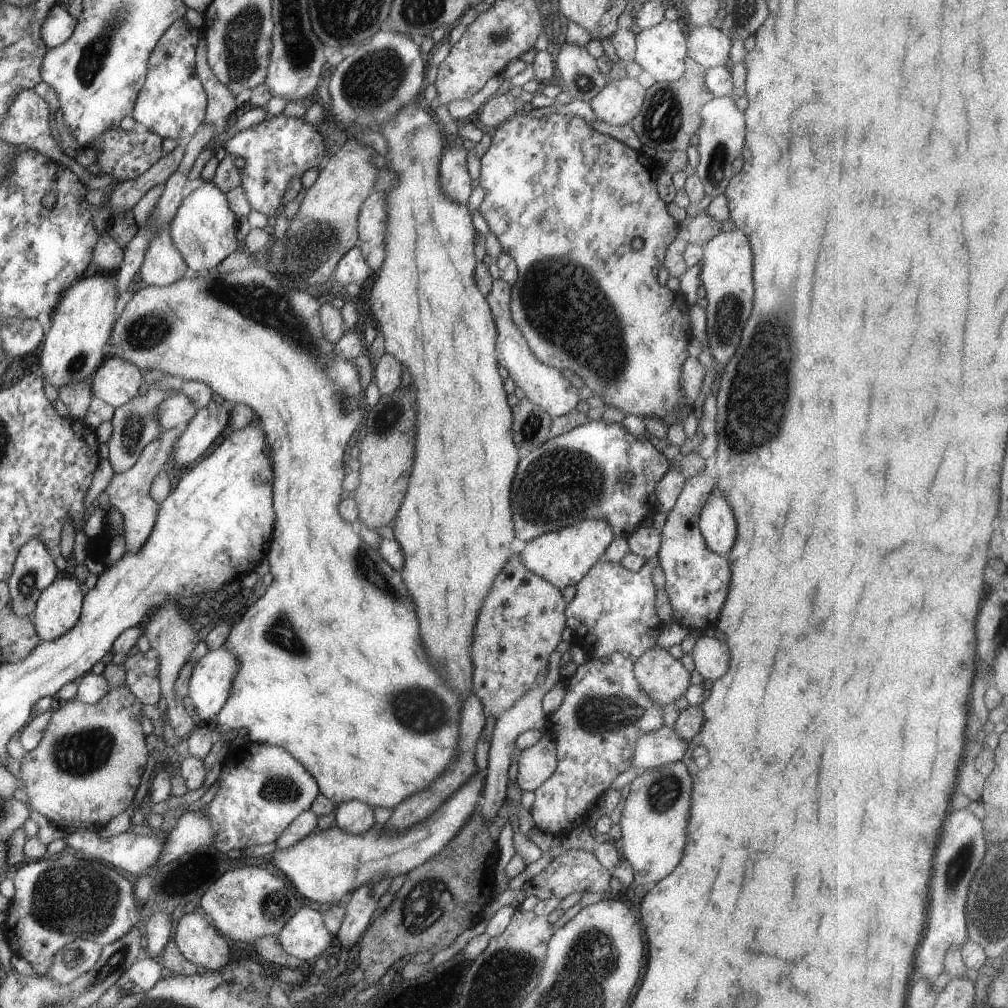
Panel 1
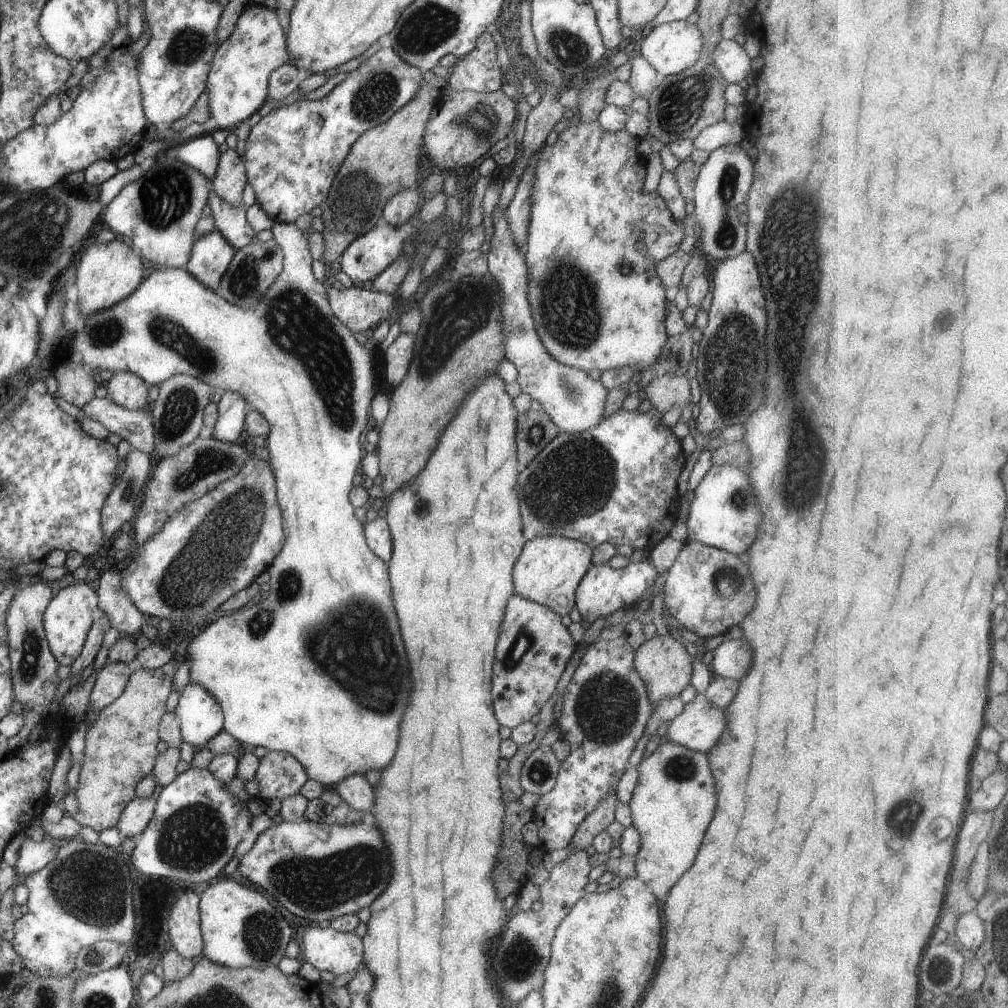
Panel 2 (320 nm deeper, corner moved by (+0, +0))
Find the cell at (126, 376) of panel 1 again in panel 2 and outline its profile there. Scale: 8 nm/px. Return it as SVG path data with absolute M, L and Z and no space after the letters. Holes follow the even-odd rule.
M118 371L106 386L107 396L114 404L131 411L148 410L149 387L143 378L131 372Z

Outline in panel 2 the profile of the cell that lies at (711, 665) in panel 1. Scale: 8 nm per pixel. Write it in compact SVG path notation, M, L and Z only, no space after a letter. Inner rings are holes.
M746 638L726 640L714 649L710 669L715 676L742 680L752 666L752 648Z

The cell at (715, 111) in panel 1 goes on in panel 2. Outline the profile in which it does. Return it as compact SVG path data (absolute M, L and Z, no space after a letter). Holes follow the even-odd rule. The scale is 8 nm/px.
M737 144L714 149L701 166L694 189L693 218L701 226L700 252L709 261L734 258L745 250L747 226L738 221L736 208L745 202L754 180L754 165L750 156Z

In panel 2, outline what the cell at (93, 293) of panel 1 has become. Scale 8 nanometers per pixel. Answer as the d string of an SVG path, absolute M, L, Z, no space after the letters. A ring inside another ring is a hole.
M116 236L107 243L94 241L83 251L80 264L76 268L74 284L78 285L78 300L83 316L114 306L130 296L144 280L144 266L143 258L122 237Z

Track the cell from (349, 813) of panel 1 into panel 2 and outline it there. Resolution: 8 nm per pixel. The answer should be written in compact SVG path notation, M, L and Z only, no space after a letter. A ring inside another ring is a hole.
M357 774L347 776L334 786L334 788L356 810L370 813L375 796L373 786L368 783L365 775Z

